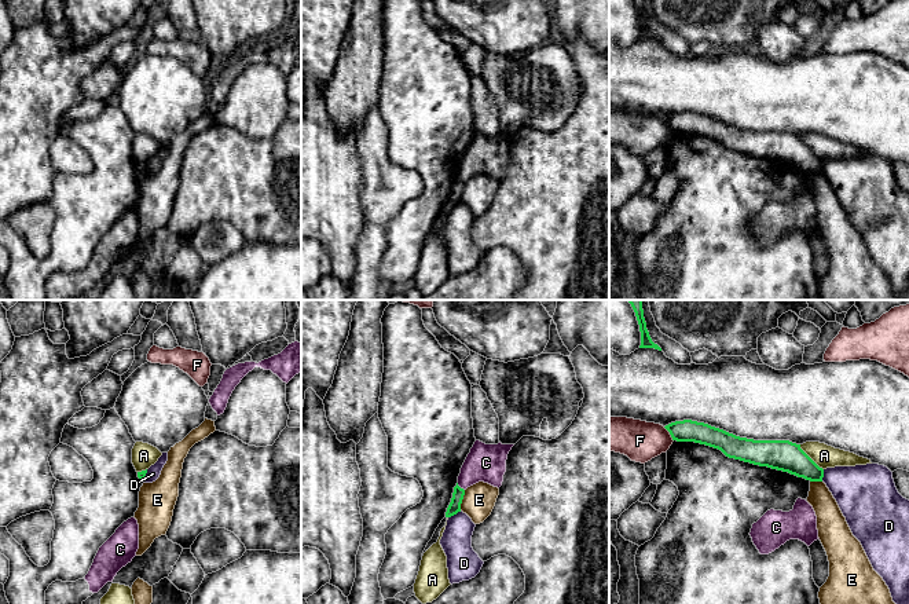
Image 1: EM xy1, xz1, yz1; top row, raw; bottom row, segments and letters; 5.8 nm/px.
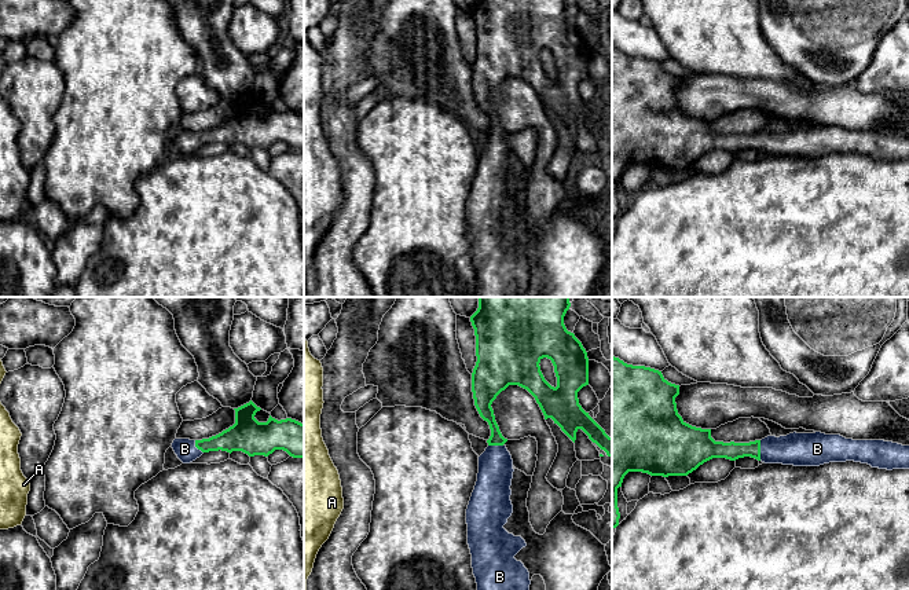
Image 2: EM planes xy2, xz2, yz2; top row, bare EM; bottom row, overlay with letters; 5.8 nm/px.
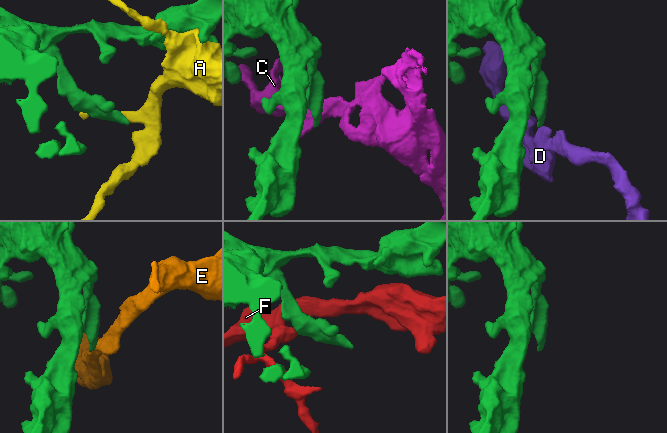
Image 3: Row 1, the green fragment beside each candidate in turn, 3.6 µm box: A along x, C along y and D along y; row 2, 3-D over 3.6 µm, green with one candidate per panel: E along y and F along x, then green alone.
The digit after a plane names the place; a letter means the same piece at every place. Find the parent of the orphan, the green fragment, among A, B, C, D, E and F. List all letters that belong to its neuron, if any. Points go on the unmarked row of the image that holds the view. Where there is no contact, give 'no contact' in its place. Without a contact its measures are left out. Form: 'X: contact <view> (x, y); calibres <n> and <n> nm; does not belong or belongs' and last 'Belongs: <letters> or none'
A: contact yz1 (809, 149); calibres 180 and 140 nm; does not belong
B: contact yz2 (759, 142); calibres 100 and 190 nm; belongs
C: contact xz1 (460, 179); calibres 70 and 220 nm; does not belong
D: contact xz1 (454, 205); calibres 70 and 180 nm; does not belong
E: contact xz1 (462, 190); calibres 70 and 190 nm; does not belong
F: contact yz1 (670, 125); calibres 130 and 240 nm; does not belong
Belongs: B

